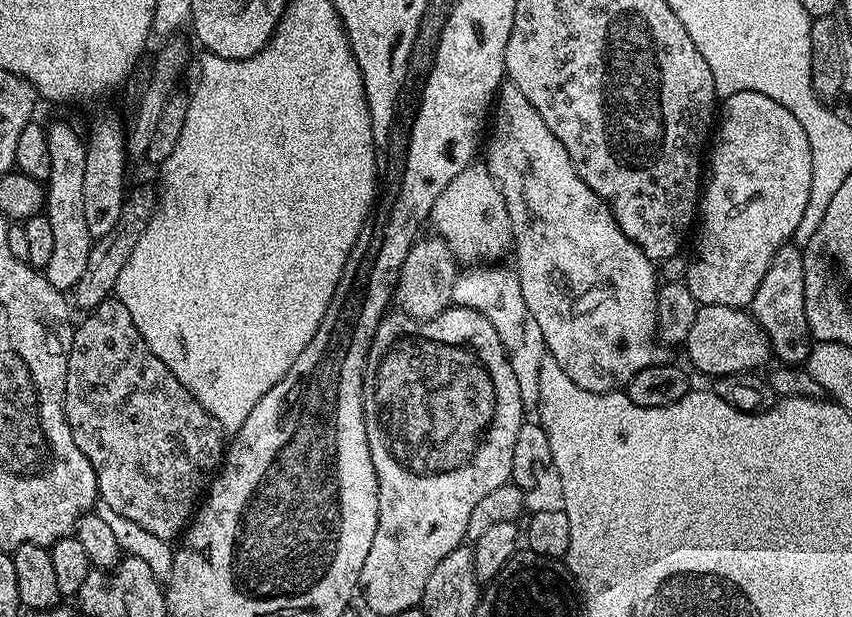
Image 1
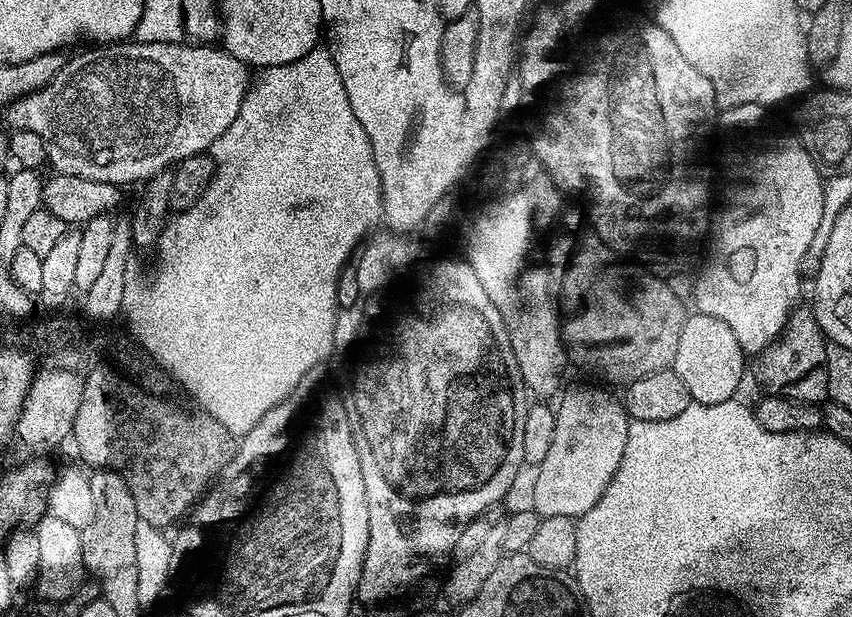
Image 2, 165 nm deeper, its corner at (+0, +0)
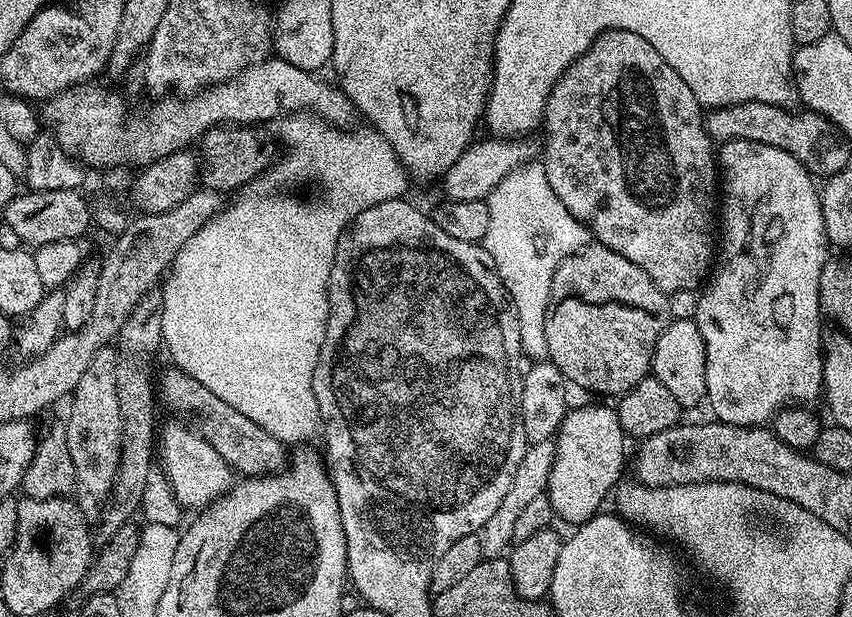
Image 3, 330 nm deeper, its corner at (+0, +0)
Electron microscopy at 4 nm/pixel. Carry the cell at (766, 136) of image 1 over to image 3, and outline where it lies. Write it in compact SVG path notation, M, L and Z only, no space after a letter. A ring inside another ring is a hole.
M725 140L718 148L718 176L722 181L722 207L718 212L718 228L724 233L718 236L718 255L714 267L699 293L696 315L694 317L702 342L706 346L706 404L712 407L717 421L722 424L755 428L764 426L782 408L789 406L808 406L811 400L820 400L824 390L824 350L820 346L822 335L822 309L820 306L820 279L822 270L830 259L830 245L826 226L822 218L822 206L817 181L804 168L802 162L778 146L749 140Z

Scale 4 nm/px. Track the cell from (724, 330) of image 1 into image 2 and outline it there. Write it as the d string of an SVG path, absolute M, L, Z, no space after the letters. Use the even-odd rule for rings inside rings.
M696 312L685 319L682 334L678 334L678 350L674 350L670 368L678 374L678 378L682 378L688 391L689 401L698 404L717 404L733 399L737 395L736 391L744 380L744 360L746 353L742 350L742 346L738 346L738 340L734 338L730 326L726 326L722 318L710 318L710 314Z

